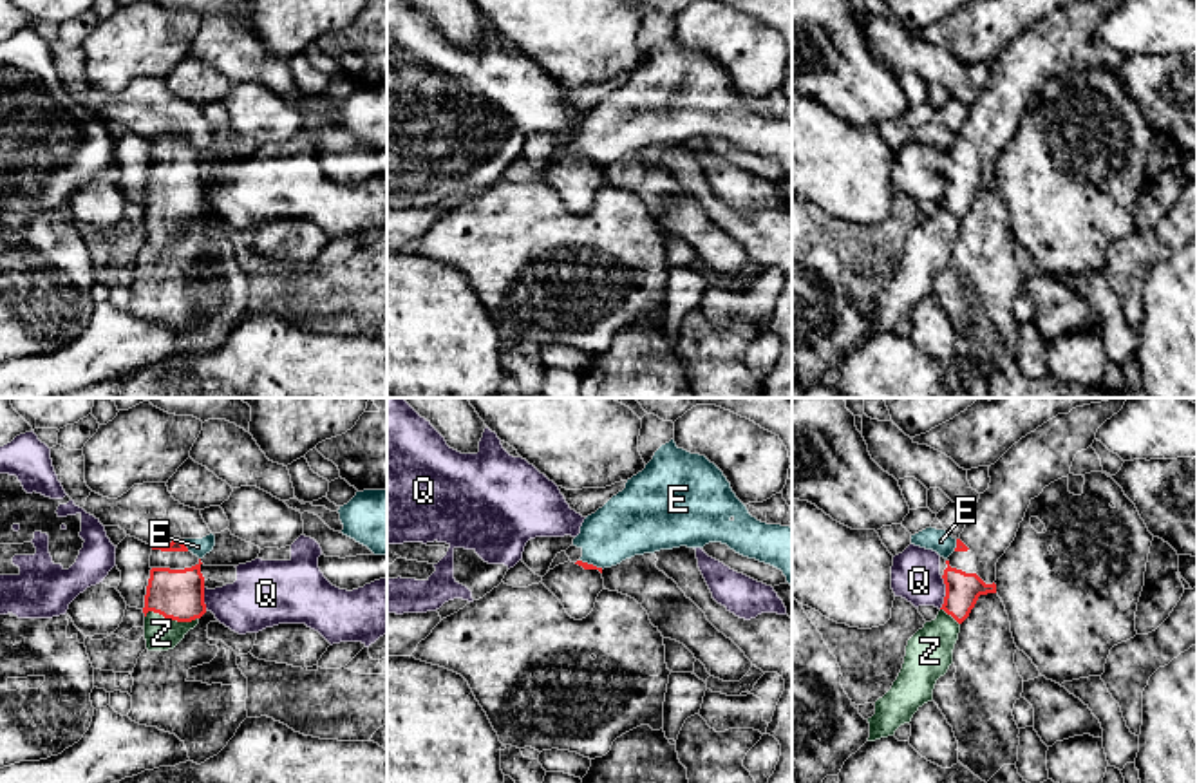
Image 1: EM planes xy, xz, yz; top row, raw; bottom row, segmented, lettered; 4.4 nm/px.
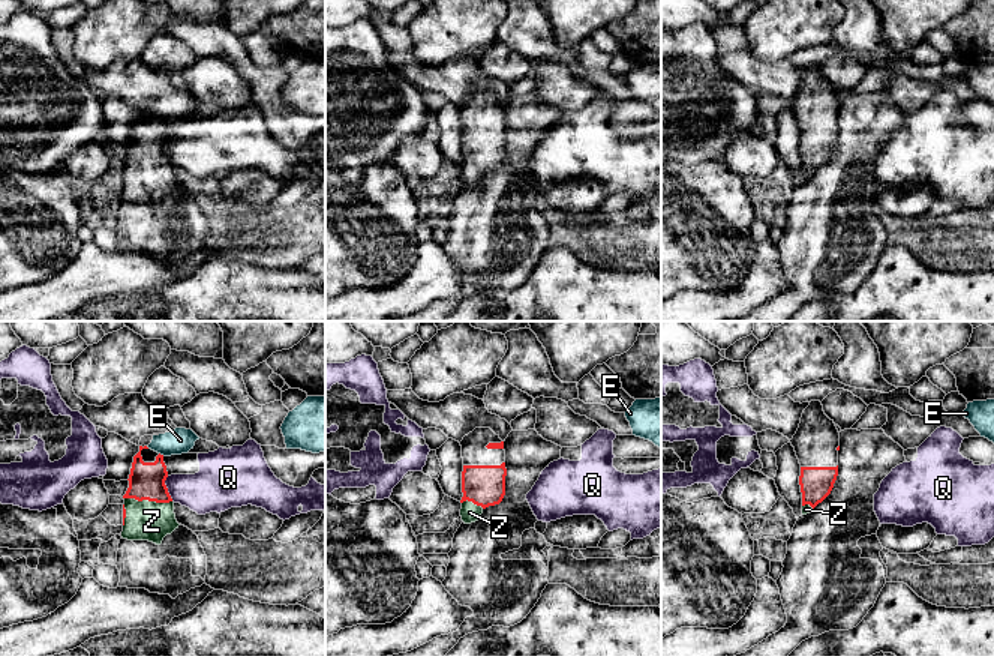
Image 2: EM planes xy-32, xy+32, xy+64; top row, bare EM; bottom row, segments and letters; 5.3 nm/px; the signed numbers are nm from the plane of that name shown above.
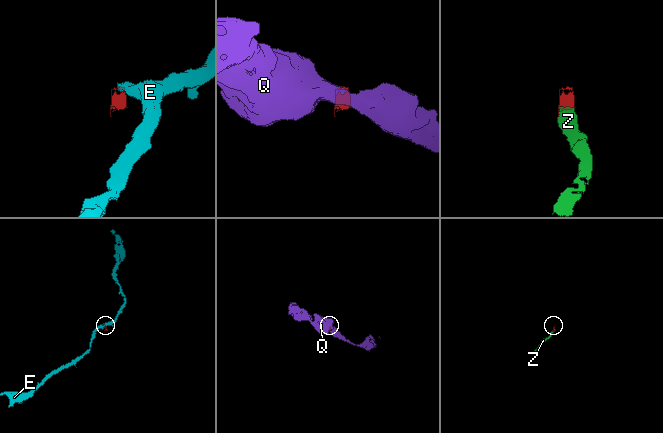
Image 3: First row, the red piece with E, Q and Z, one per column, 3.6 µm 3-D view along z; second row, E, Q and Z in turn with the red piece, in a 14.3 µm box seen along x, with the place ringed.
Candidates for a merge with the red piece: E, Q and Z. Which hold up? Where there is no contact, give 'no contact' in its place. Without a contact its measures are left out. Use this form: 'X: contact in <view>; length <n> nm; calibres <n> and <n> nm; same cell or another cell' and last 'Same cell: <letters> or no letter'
E: contact in xy; length 70 nm; calibres 60 and 80 nm; another cell
Q: contact in yz; length 150 nm; calibres 160 and 220 nm; another cell
Z: contact in xy; length 240 nm; calibres 220 and 150 nm; same cell
Same cell: Z

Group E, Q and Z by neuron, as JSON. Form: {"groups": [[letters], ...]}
{"groups": [["E"], ["Q"], ["Z"]]}

